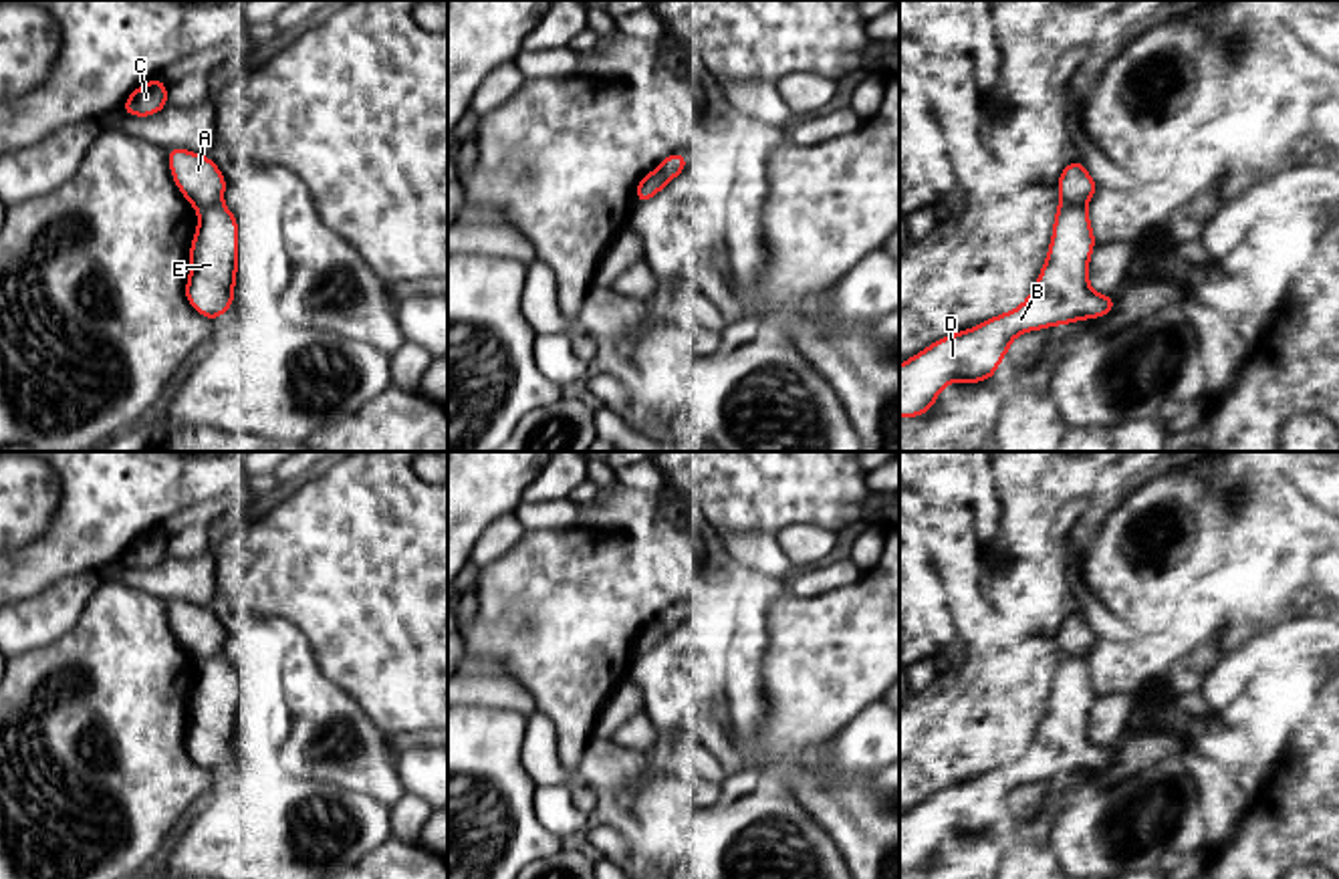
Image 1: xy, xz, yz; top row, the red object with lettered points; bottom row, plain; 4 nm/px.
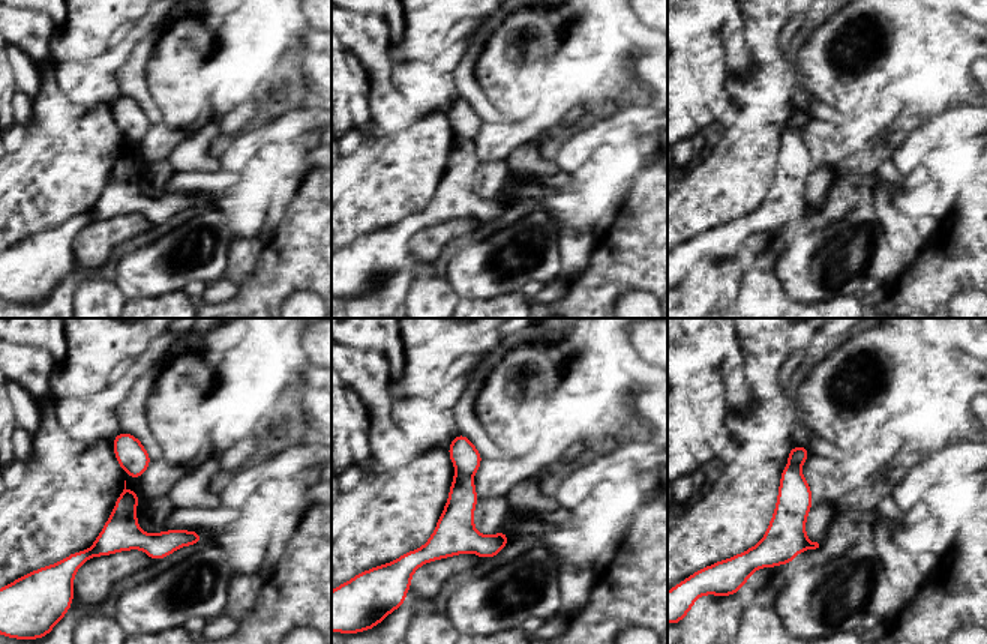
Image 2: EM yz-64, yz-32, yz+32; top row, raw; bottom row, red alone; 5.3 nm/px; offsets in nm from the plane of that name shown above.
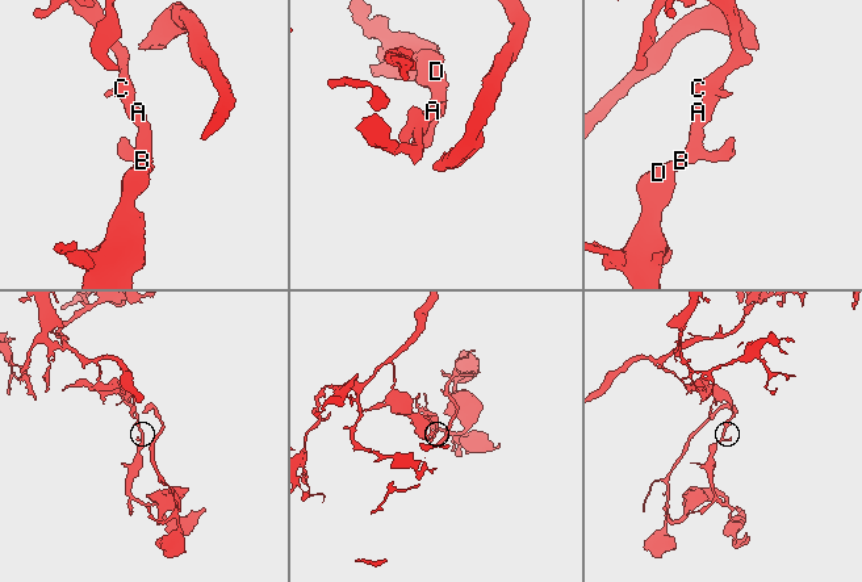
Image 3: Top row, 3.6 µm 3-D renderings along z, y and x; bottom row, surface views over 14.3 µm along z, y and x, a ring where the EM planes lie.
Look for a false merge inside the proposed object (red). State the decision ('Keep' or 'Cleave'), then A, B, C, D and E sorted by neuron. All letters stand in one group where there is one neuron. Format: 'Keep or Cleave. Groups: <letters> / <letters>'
Cleave. Groups: A C / B D E

